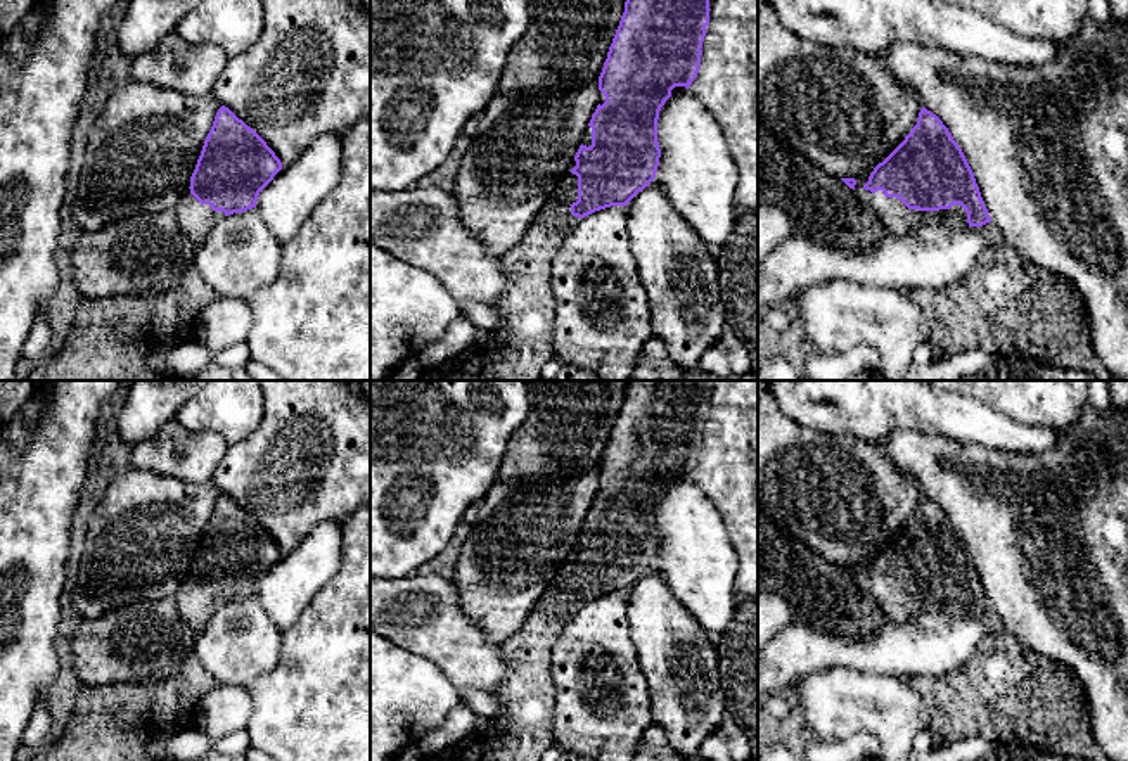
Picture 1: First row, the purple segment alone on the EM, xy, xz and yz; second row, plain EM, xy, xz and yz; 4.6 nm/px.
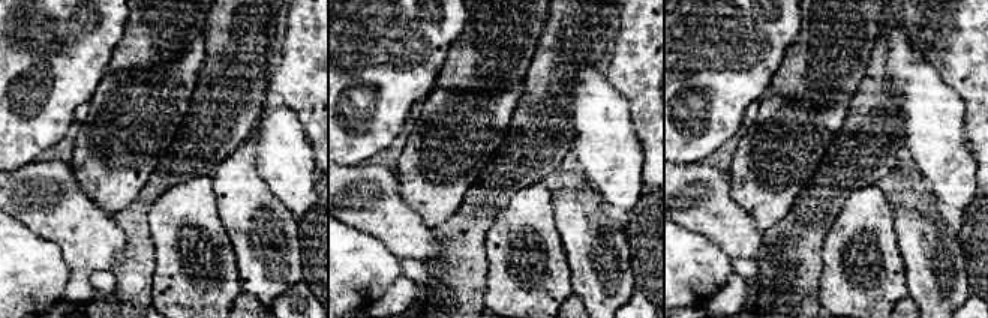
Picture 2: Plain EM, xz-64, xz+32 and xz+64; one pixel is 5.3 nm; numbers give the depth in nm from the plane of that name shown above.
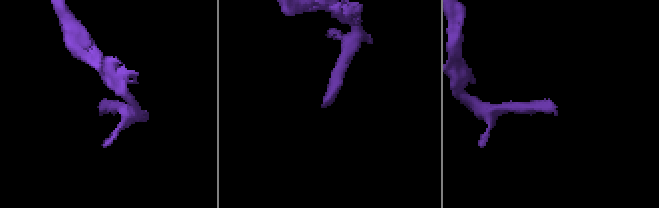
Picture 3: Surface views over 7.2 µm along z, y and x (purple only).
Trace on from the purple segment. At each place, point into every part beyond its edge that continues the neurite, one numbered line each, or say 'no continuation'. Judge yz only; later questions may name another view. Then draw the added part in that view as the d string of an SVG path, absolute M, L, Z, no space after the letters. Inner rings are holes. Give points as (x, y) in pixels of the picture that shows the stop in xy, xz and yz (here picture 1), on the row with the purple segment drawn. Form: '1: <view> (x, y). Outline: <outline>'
1: yz (893, 215). Outline: M856 180L855 192L858 201L874 214L888 233L908 233L922 225L943 225L962 230L969 227L967 213L962 206L955 204L950 209L919 211L908 209L900 199L886 197L882 190L872 194L863 185L868 182Z

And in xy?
1: xy (196, 220). Outline: M187 189L178 199L173 213L176 216L178 228L195 247L201 246L211 228L225 218L223 211L213 211L209 204L201 204L190 194L190 189Z

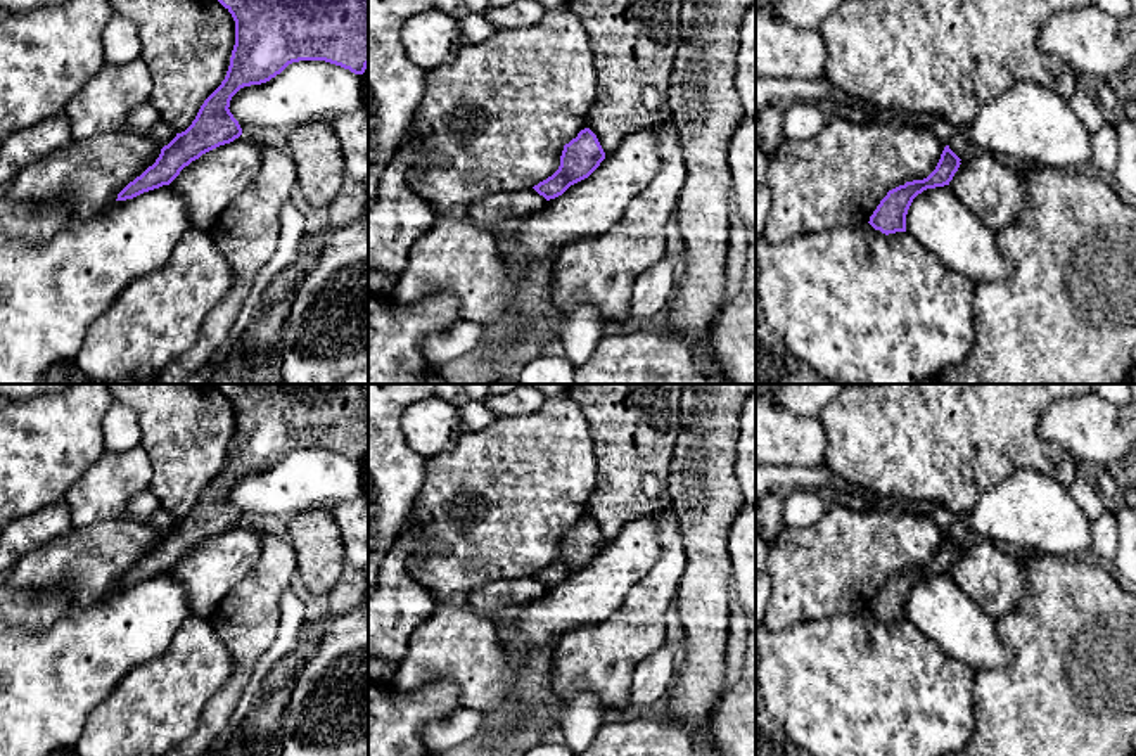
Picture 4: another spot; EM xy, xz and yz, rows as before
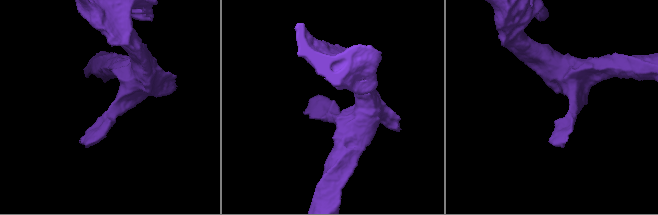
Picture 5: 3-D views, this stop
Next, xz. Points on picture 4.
no continuation

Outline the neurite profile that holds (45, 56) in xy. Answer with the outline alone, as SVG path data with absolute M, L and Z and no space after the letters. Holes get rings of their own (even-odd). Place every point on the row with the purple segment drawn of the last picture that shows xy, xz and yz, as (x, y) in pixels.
M67 0L26 14L0 16L0 147L17 131L66 114L69 100L104 66L102 29L116 14L109 0Z

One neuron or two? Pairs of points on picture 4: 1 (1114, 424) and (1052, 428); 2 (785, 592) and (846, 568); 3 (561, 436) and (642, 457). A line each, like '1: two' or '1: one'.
1: one
2: one
3: two

